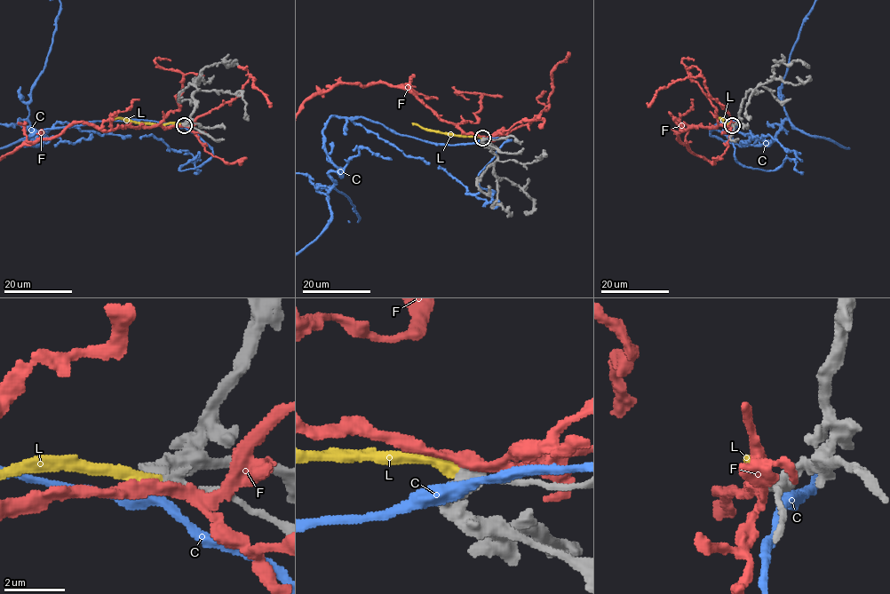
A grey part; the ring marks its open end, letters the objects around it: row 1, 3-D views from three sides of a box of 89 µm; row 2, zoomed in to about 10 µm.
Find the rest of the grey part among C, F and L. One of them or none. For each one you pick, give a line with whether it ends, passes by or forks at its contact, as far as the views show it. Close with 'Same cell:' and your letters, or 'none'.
L: It ends there
Same cell: L

